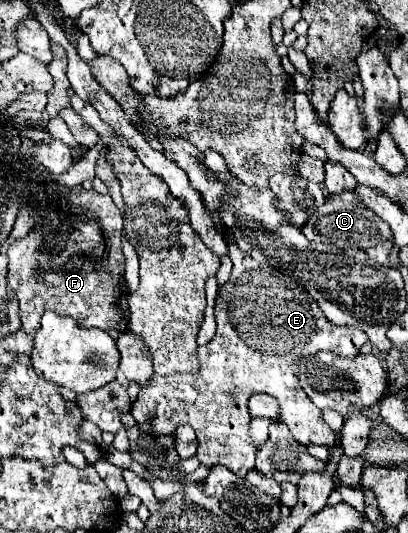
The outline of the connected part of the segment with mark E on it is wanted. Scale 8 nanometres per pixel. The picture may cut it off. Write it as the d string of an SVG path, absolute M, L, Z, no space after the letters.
M230 230L228 238L228 250L230 258L234 262L232 276L228 284L220 290L220 296L216 298L216 336L212 338L210 344L202 346L198 350L198 360L200 360L200 372L198 374L176 374L176 376L152 376L150 388L140 390L138 400L132 408L132 416L142 424L150 422L154 426L156 436L168 436L172 434L180 424L188 424L194 428L196 438L198 438L198 460L204 466L216 466L222 464L228 470L232 470L236 476L244 478L252 468L254 468L254 456L256 448L253 444L249 432L251 417L248 413L248 400L254 392L264 392L280 402L280 418L286 422L290 432L296 436L296 440L304 446L308 444L322 444L328 450L338 448L336 444L336 432L322 420L320 410L308 400L306 394L302 394L302 388L294 376L294 364L304 358L306 354L330 350L336 354L344 356L356 356L360 346L368 342L364 330L352 328L352 326L334 326L328 322L316 300L300 288L290 276L276 268L268 268L256 260L252 260L246 252L242 252L234 244L234 236Z

